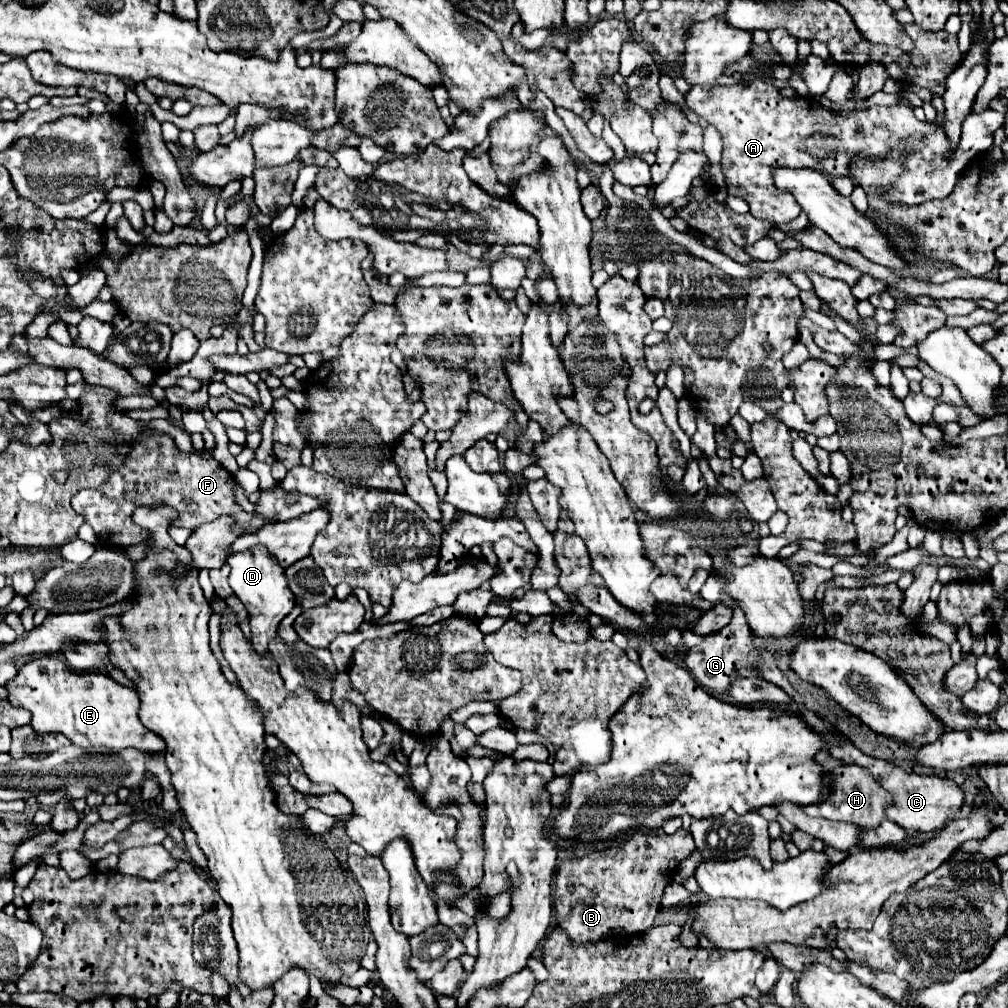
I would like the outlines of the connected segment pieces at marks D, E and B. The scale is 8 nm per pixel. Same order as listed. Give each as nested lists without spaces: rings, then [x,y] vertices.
[[[254,546],[250,550],[232,554],[228,558],[228,566],[232,568],[230,572],[230,588],[234,594],[240,598],[240,602],[246,606],[248,616],[250,616],[250,628],[252,628],[252,646],[258,650],[258,654],[268,652],[268,642],[276,636],[280,620],[294,608],[294,594],[288,588],[284,568],[278,566],[276,558],[264,548],[264,546]]]
[[[44,656],[26,662],[8,682],[8,700],[14,706],[32,712],[36,732],[60,732],[76,746],[104,746],[108,750],[136,748],[148,754],[160,754],[166,744],[142,726],[138,718],[138,694],[118,684],[106,674],[76,672],[60,656]]]
[[[678,830],[672,836],[666,836],[662,832],[658,834],[632,834],[634,844],[610,844],[606,852],[592,852],[578,860],[562,860],[556,870],[554,880],[554,918],[556,924],[570,934],[570,940],[584,944],[584,942],[598,942],[606,936],[612,936],[618,928],[622,928],[626,934],[644,934],[652,922],[654,916],[660,910],[660,896],[664,888],[670,884],[670,876],[674,874],[676,866],[688,858],[694,852],[694,840],[688,830]]]

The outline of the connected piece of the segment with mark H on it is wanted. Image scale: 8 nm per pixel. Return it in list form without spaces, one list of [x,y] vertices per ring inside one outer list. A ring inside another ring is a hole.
[[[838,766],[830,778],[826,778],[832,786],[832,792],[828,800],[814,806],[804,806],[806,814],[826,818],[826,820],[840,820],[840,822],[852,822],[860,828],[876,828],[886,818],[886,806],[890,806],[890,794],[878,786],[878,782],[872,778],[872,774],[862,766]]]

